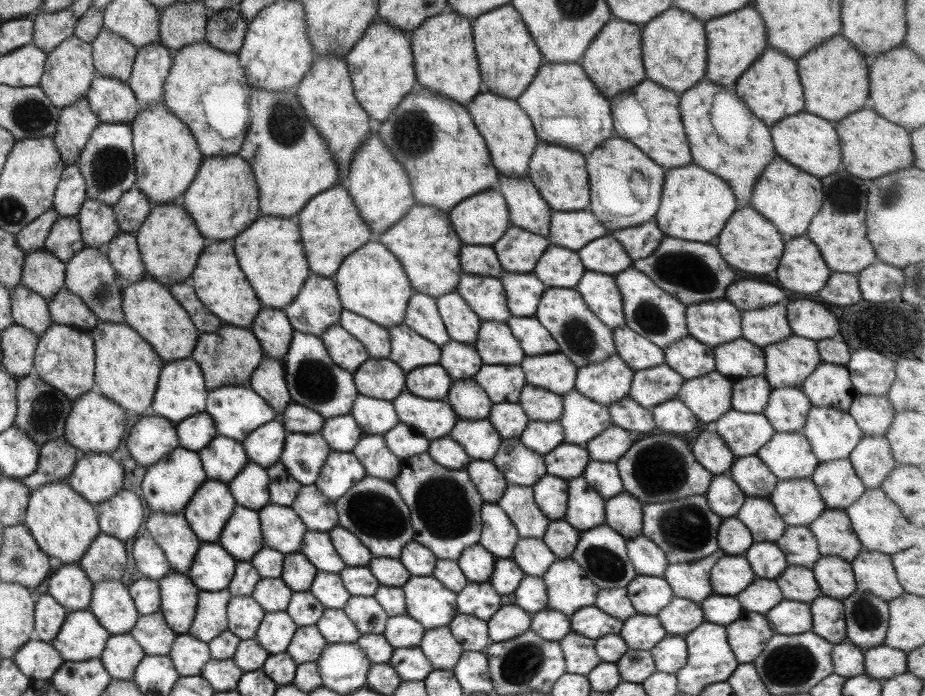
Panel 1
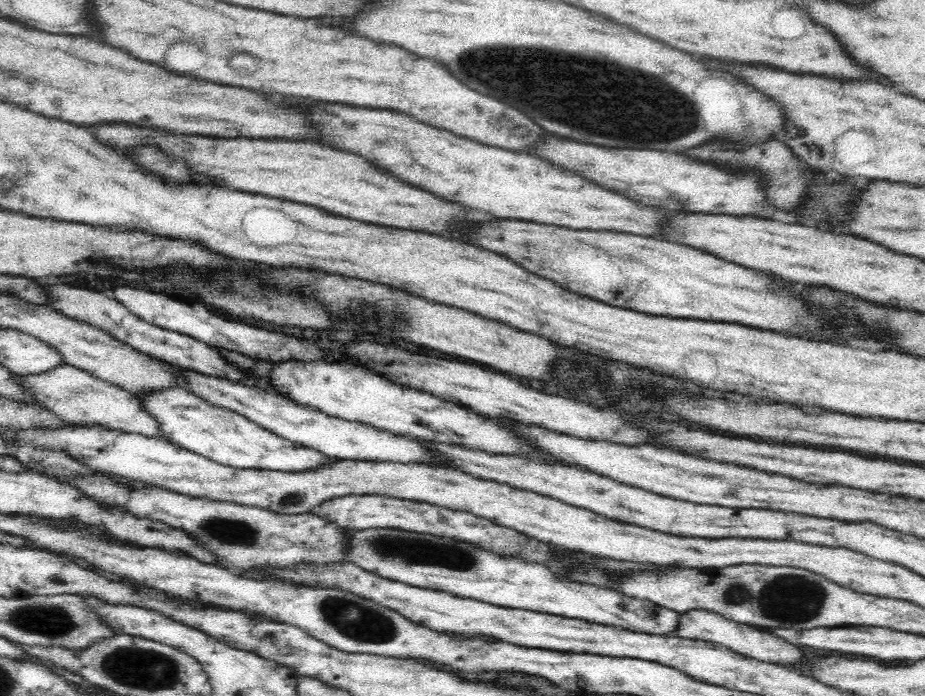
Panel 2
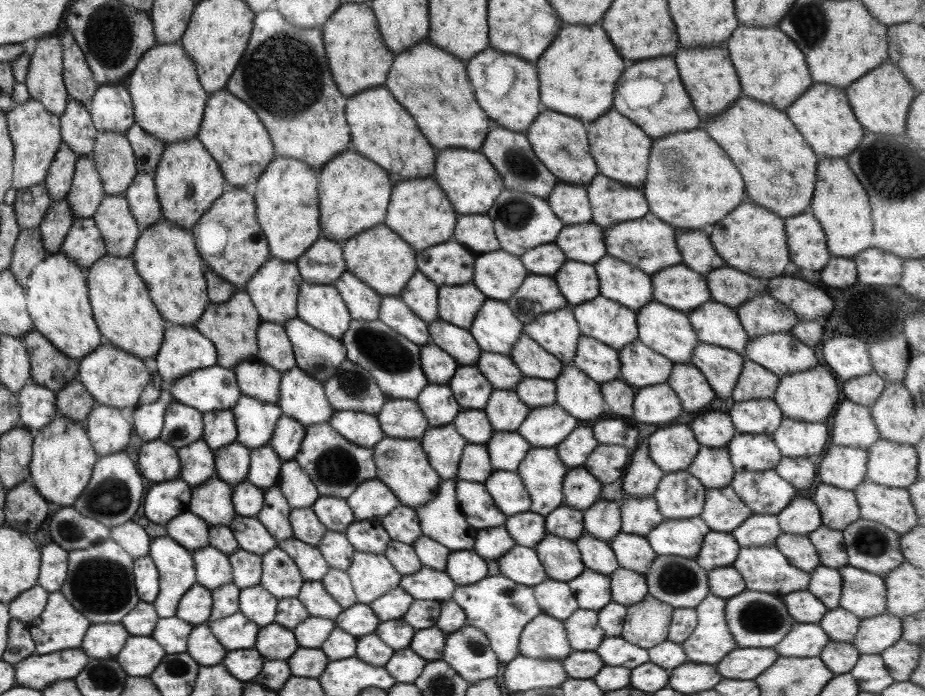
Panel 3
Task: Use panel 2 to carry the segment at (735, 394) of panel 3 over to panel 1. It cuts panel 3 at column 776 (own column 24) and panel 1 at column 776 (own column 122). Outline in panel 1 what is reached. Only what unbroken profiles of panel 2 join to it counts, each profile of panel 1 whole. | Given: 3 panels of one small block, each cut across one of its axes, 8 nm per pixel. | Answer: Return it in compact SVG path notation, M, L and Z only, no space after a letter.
M798 387L776 388L770 391L762 415L774 432L801 432L812 407Z

